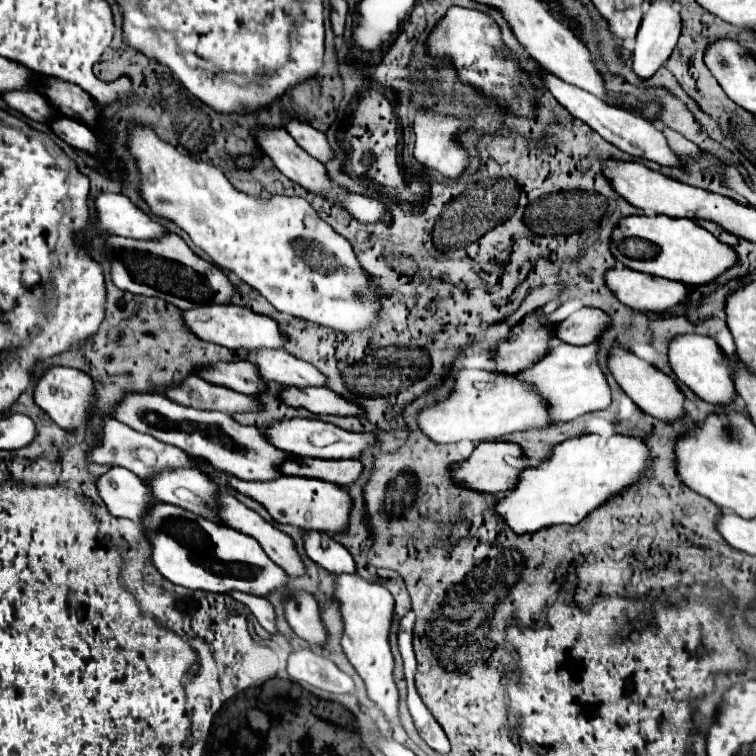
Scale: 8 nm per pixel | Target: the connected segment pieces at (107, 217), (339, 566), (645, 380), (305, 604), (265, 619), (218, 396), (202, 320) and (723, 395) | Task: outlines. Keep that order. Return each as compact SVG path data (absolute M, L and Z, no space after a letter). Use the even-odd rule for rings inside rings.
M101 194L95 206L99 212L101 232L137 240L159 240L169 232L161 222L151 220L123 194Z
M303 532L309 558L333 574L353 574L357 570L349 550L323 532Z
M613 348L611 356L609 356L609 368L615 376L615 380L619 382L619 386L625 390L625 394L649 416L663 420L663 422L679 422L687 410L685 410L685 394L681 392L681 388L675 384L675 380L667 374L663 374L661 370L655 370L653 366L649 366L645 360L637 358L633 352L621 350L621 348Z
M297 592L285 602L285 618L291 630L305 640L309 646L323 646L329 640L329 632L325 624L321 624L319 604L307 592Z
M231 592L231 596L239 602L243 602L245 606L251 608L251 612L255 614L255 618L259 620L259 624L269 632L269 634L277 634L277 614L273 604L267 598L259 598L259 596L251 596L251 594L243 594L243 592Z
M197 376L193 380L185 380L185 384L177 384L169 388L165 396L183 406L193 406L199 410L217 410L231 416L263 410L263 404L257 398L233 392L225 386L209 384Z
M211 304L205 308L193 308L193 310L185 312L185 324L189 326L191 332L201 336L201 340L225 346L235 352L237 350L255 352L255 350L263 350L263 348L279 350L279 348L285 348L285 344L289 342L289 336L279 328L277 320L273 320L271 316L265 316L265 314L257 314L243 306L235 306L235 304Z
M683 334L677 336L671 346L669 346L669 364L685 386L689 386L699 398L703 398L709 404L715 406L729 406L735 402L735 380L733 380L733 366L731 358L725 354L725 350L707 336L697 336L697 334Z

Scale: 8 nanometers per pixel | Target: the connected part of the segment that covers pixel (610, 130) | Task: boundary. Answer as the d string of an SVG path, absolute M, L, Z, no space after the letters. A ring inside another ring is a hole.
M545 72L545 88L559 100L559 104L563 104L575 118L583 120L585 124L589 124L595 132L599 132L607 142L611 142L613 146L617 146L619 150L631 154L631 156L637 156L637 158L647 158L647 160L653 160L661 166L675 166L675 164L681 164L683 160L679 156L675 156L669 146L667 146L667 140L665 136L647 120L623 110L623 108L615 108L615 106L609 106L605 104L603 100L597 100L595 96L589 96L589 92L581 90L581 88L573 88L571 84L565 84L561 82L557 76Z

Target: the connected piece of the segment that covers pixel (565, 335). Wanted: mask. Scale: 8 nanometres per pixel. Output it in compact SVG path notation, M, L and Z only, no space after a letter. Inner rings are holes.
M581 308L557 326L555 338L563 340L567 344L577 344L577 346L591 344L609 326L611 326L611 320L609 320L607 312L603 312L599 308Z

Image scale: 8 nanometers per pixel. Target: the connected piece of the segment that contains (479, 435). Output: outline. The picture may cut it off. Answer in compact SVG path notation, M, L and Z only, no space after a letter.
M475 368L461 370L451 396L437 406L427 406L417 422L433 442L471 440L475 444L493 442L511 432L545 430L555 424L549 414L549 404L545 404L545 398L533 384L525 384L515 374Z

